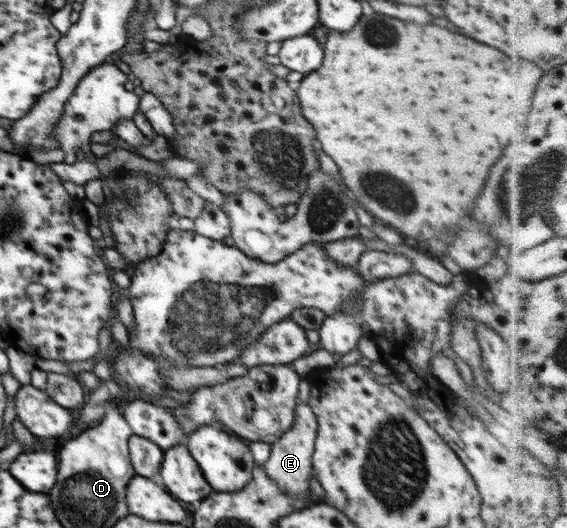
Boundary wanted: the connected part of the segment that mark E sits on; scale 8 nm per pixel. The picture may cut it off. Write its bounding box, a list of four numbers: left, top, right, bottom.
[261,402,318,496]

